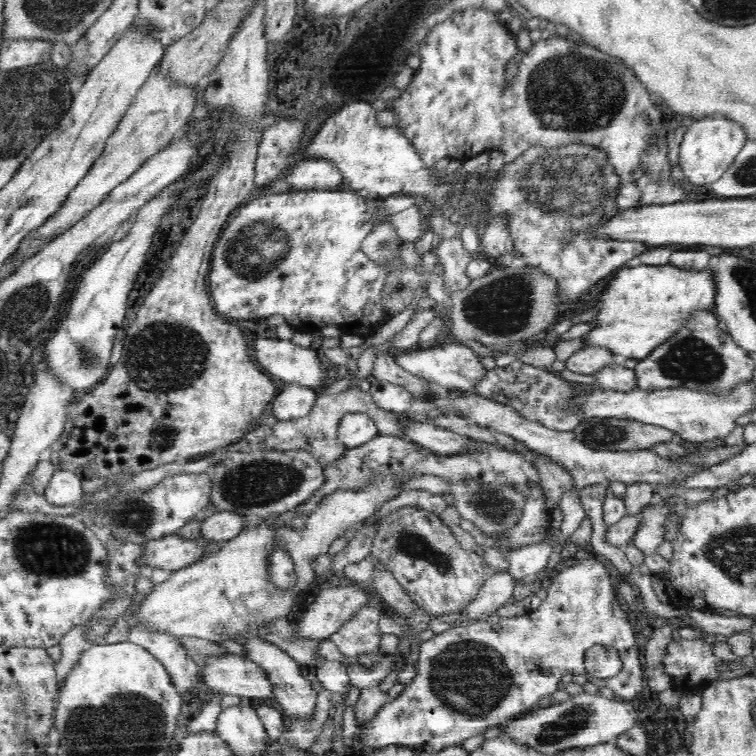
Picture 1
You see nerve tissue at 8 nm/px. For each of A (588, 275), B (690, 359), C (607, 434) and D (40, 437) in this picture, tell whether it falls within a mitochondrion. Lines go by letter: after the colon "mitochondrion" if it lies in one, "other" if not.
A: other
B: mitochondrion
C: mitochondrion
D: other

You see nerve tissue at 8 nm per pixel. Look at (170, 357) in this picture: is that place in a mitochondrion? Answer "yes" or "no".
yes

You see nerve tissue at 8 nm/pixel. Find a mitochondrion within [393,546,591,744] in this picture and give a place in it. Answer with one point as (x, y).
(469, 677)

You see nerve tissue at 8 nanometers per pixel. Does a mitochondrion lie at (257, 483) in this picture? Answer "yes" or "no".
yes

